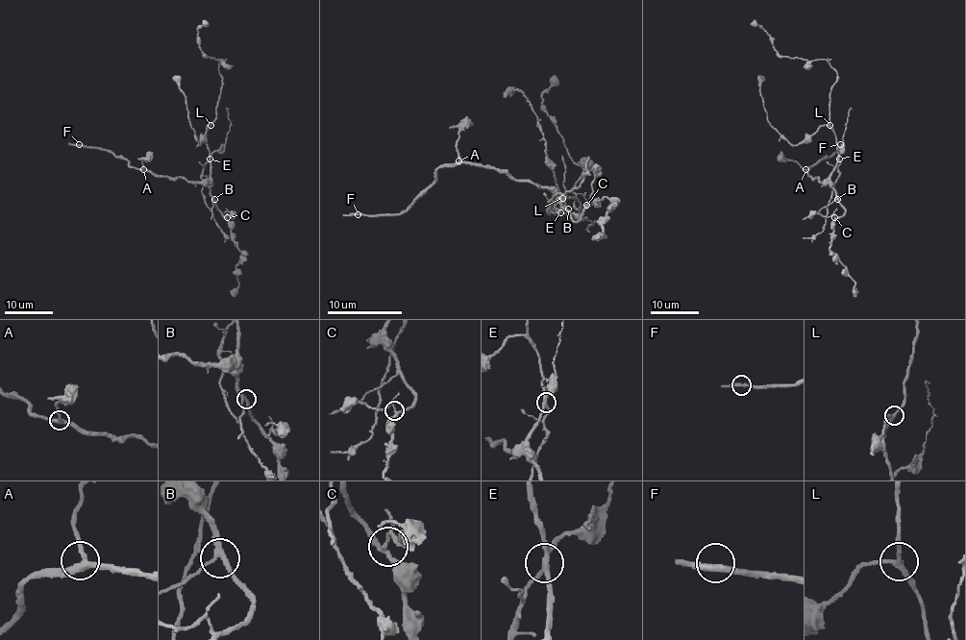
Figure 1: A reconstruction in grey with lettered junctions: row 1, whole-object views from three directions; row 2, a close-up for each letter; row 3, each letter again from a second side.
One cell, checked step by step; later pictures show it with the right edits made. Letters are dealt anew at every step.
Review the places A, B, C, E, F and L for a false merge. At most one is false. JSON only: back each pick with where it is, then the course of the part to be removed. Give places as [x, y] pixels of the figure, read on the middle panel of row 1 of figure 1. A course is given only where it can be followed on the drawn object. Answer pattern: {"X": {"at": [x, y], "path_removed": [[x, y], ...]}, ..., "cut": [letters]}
{"cut": []}

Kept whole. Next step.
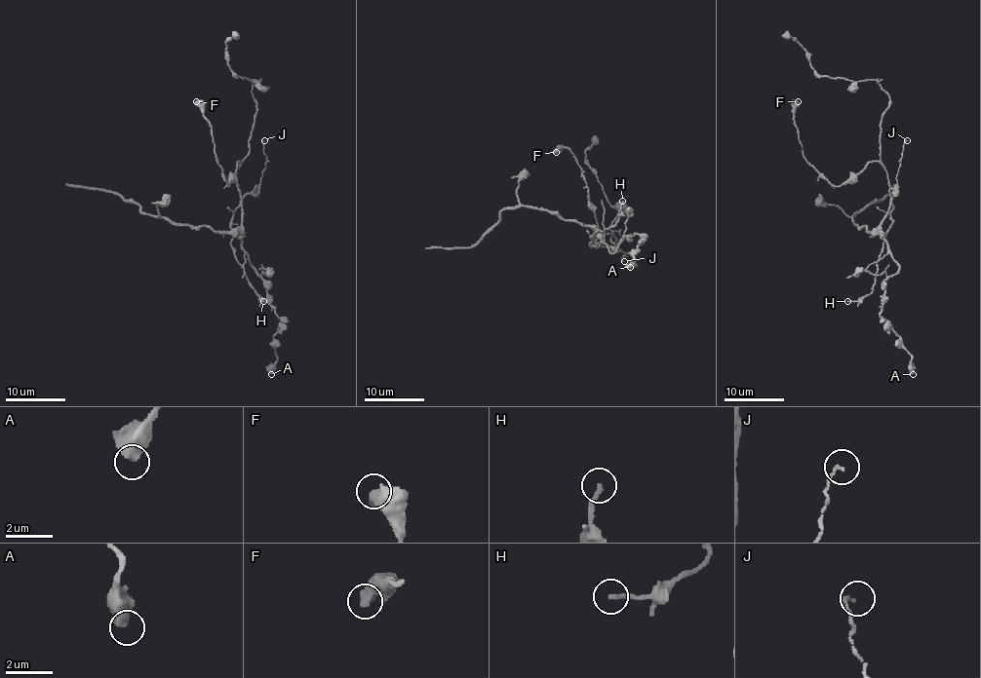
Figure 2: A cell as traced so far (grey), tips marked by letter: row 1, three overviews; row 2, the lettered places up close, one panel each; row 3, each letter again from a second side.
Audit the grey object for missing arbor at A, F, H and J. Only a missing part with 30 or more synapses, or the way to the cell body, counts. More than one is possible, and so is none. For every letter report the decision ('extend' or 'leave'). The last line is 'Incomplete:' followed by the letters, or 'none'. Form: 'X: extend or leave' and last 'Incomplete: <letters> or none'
A: leave
F: leave
H: extend
J: leave
Incomplete: H

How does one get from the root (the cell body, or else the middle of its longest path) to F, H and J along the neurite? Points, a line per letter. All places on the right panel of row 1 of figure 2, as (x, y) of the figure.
F: (889, 188), (887, 172), (877, 161), (839, 186), (831, 185), (803, 153), (794, 121), (798, 101)
H: (889, 188), (893, 207), (890, 211), (892, 225), (879, 256), (873, 289), (856, 301), (847, 301)
J: (889, 188), (892, 195), (896, 186), (902, 146), (907, 140)

